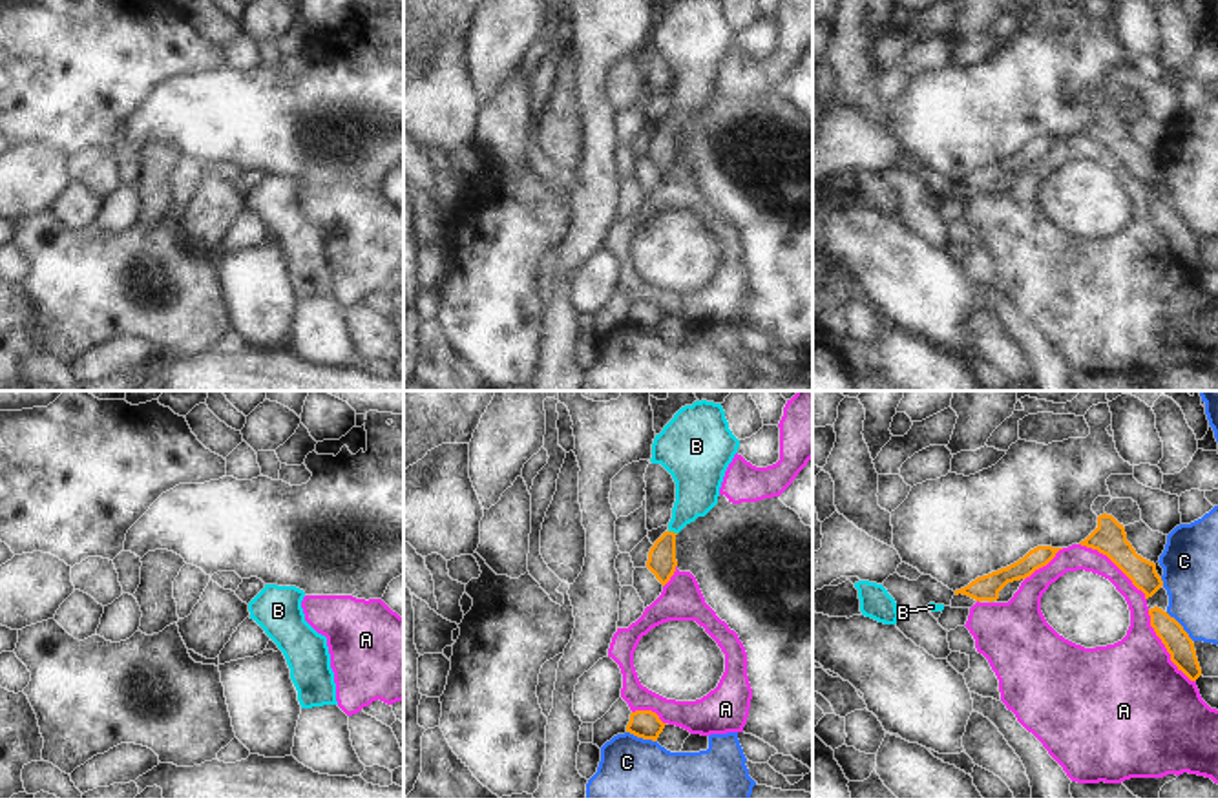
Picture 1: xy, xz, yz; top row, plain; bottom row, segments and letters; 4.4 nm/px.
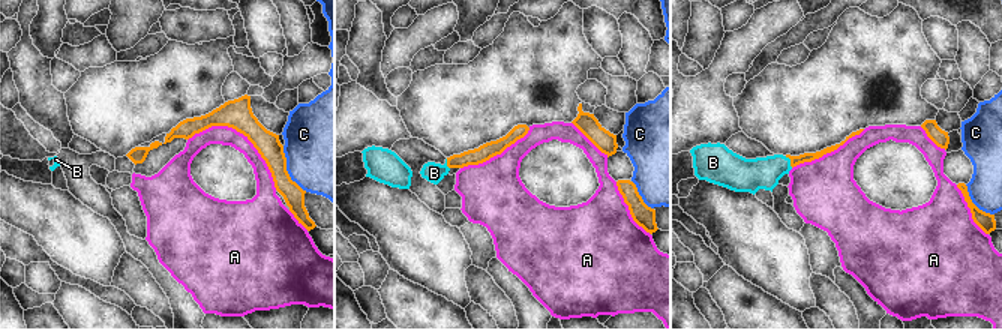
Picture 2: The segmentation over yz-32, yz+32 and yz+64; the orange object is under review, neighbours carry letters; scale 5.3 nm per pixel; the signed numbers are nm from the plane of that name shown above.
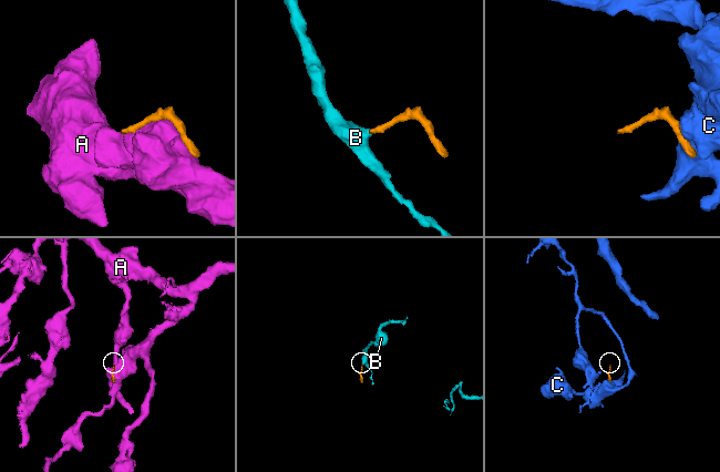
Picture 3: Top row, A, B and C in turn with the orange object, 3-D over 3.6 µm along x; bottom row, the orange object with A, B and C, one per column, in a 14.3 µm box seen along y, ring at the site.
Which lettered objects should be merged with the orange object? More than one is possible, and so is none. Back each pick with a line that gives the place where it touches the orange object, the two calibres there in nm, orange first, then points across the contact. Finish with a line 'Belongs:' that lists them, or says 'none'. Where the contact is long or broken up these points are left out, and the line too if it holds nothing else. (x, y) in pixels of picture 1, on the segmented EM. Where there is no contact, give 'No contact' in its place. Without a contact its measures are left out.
B: Touches orange at xz (672, 532). Thickness 130 nm (orange) against 200 nm. Path across: xz (661, 561), (665, 543), (672, 532), (696, 495), (698, 482)
Belongs: B

